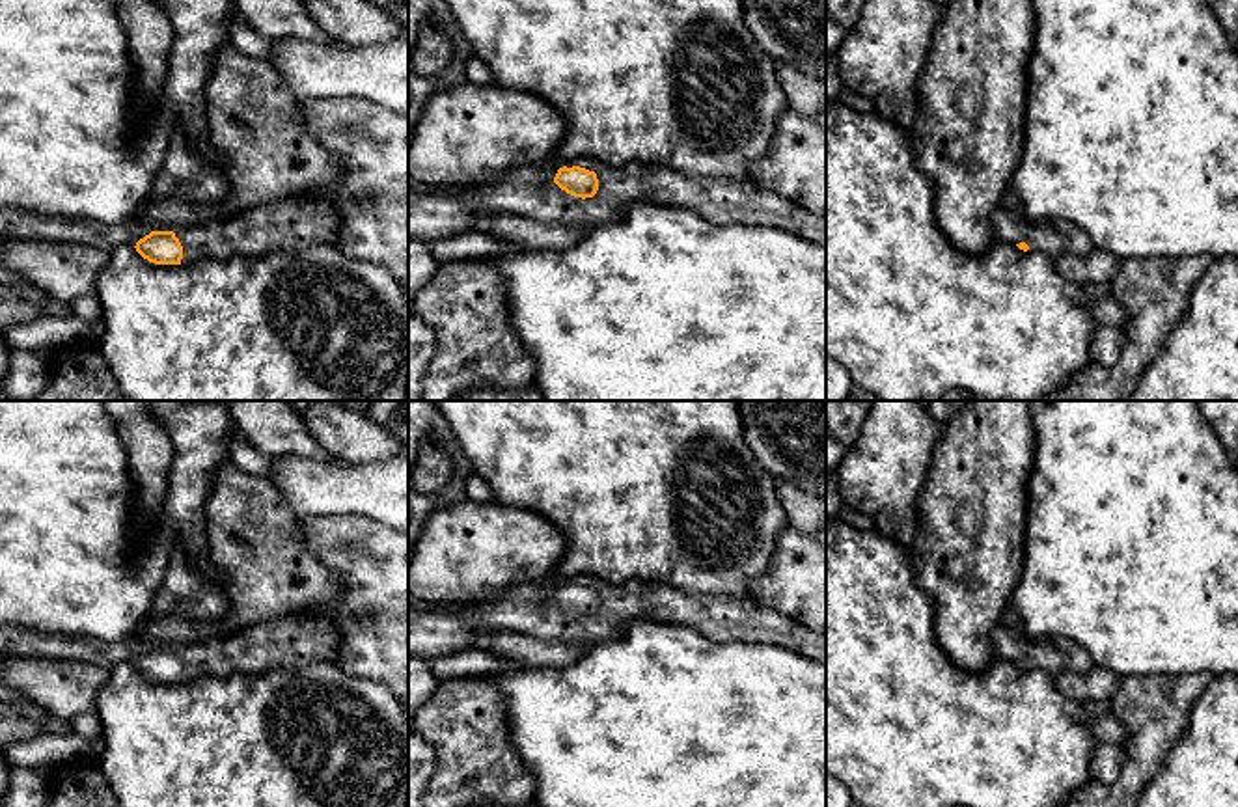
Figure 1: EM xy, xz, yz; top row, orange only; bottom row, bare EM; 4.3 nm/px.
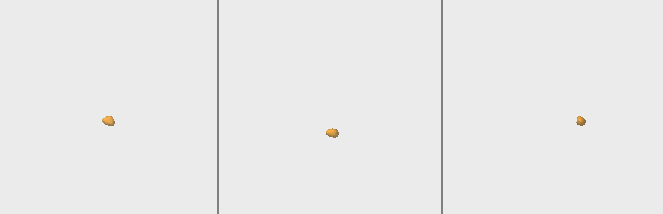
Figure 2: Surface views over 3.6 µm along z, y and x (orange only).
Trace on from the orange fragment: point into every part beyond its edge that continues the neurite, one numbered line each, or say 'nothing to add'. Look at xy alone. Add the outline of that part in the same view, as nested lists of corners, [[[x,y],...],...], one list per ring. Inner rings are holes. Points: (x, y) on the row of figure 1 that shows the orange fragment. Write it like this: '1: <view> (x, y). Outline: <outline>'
1: xy (13, 222). Outline: [[[0,207],[0,239],[75,242],[110,253],[123,244],[136,246],[151,231],[142,216],[106,226],[89,218],[45,216],[34,211]]]
2: xy (297, 222). Outline: [[[295,198],[246,209],[226,220],[175,229],[183,265],[199,259],[259,257],[308,244],[337,244],[341,218],[323,198]]]

